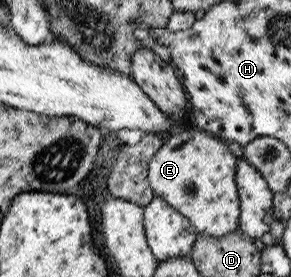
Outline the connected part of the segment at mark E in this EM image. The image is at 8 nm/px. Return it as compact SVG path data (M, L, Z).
M202 130L178 132L168 136L153 157L148 161L146 180L153 195L161 198L167 205L178 211L199 234L221 237L238 227L239 198L234 180L236 157L220 138Z

